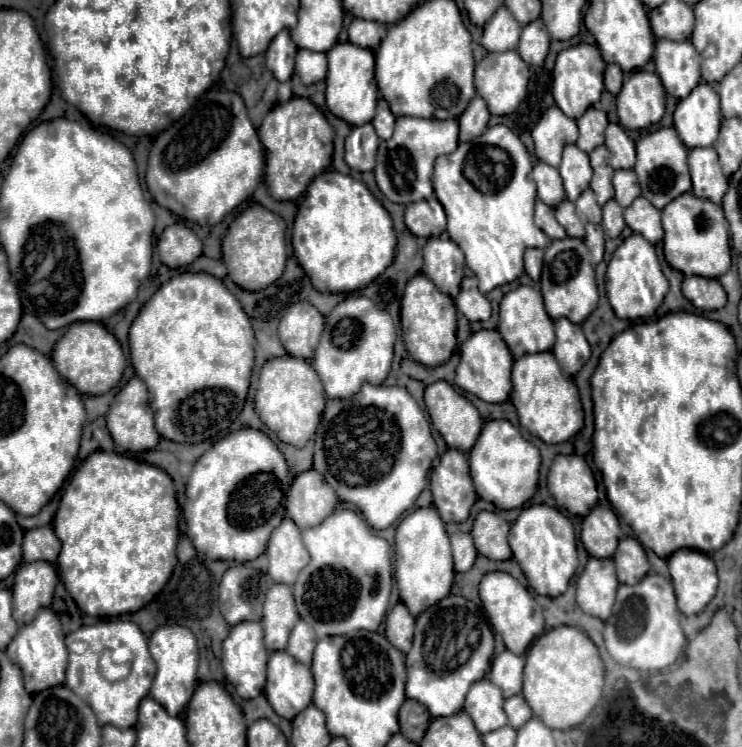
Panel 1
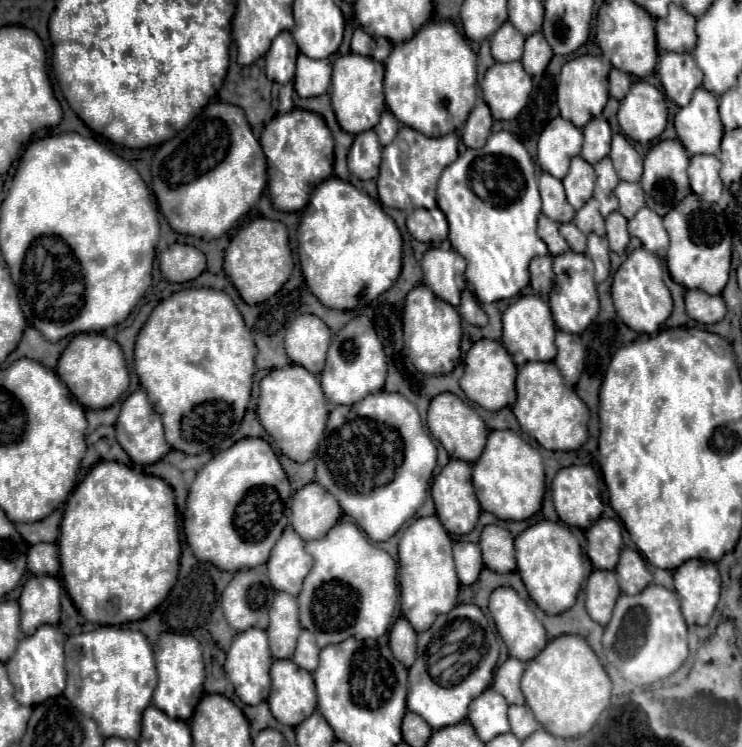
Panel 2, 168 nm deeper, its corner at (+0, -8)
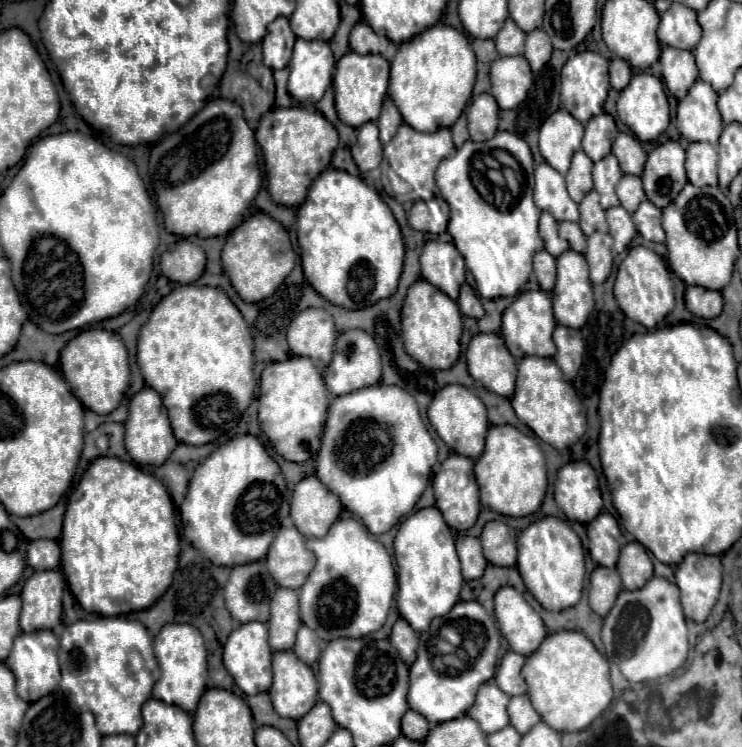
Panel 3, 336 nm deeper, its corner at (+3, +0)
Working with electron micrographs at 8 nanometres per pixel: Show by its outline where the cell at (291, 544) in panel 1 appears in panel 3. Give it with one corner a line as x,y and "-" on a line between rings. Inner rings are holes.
295,526
281,528
267,552
267,570
273,580
285,588
301,588
315,566
315,554
307,550
303,536

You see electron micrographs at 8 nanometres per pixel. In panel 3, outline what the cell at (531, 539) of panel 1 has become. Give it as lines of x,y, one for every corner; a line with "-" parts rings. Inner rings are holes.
545,516
529,524
519,534
517,548
517,570
521,572
527,590
545,610
559,612
579,602
585,578
585,552
579,536
571,530
571,526
565,520

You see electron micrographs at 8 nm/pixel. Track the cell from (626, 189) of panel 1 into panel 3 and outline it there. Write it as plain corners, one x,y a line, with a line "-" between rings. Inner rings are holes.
623,176
619,186
617,186
617,196
619,196
619,202
621,206
633,214
635,208
645,200
645,192
643,192
643,186
641,186
641,178
639,176

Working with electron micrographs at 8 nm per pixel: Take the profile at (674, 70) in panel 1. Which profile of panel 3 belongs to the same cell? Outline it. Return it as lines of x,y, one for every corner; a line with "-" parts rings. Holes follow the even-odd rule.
665,46
661,50
659,58
663,70
663,82
669,88
669,92
677,98
683,100
687,96
689,86
697,80
697,66
695,66
695,56
691,50
677,50
671,46

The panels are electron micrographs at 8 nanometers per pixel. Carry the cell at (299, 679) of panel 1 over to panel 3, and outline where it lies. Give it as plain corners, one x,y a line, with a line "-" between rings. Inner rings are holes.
293,650
273,654
273,686
269,696
275,712
291,720
303,718
317,702
315,674

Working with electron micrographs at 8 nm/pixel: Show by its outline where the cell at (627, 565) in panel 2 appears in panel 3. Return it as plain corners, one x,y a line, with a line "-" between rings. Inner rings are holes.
629,542
621,548
617,570
627,590
643,588
643,584
649,578
653,578
651,558
647,556
647,550
639,542

